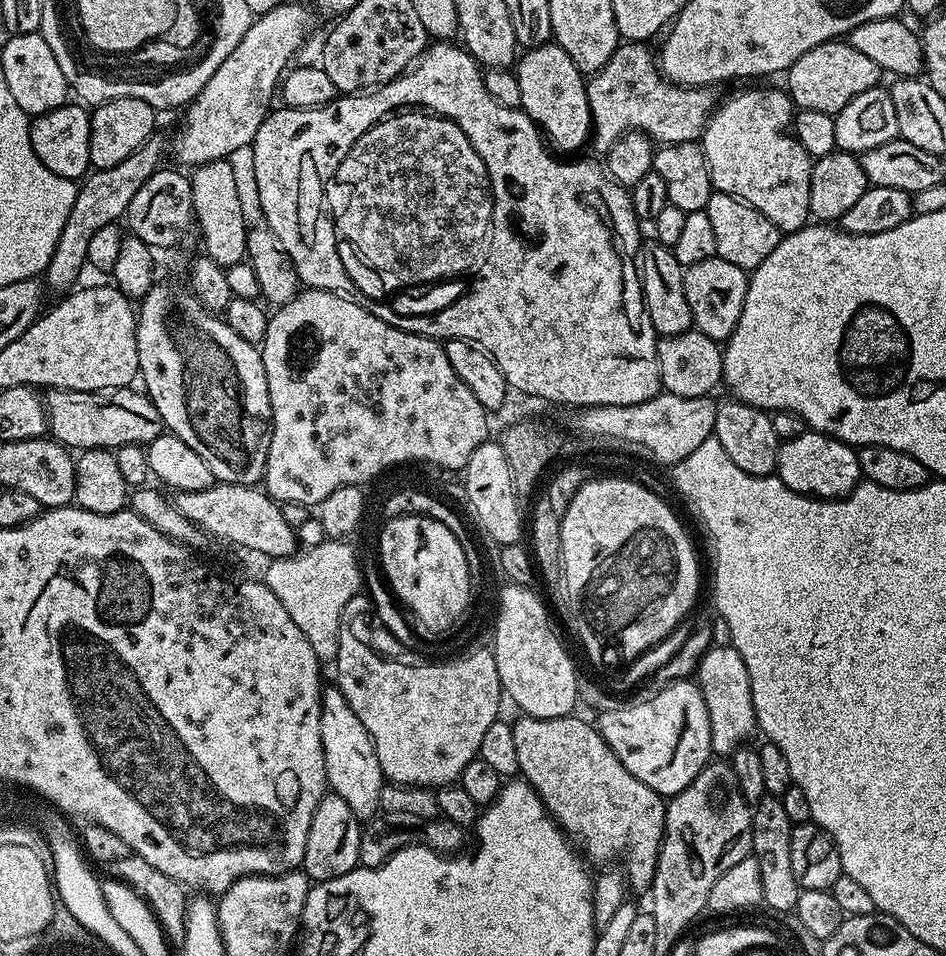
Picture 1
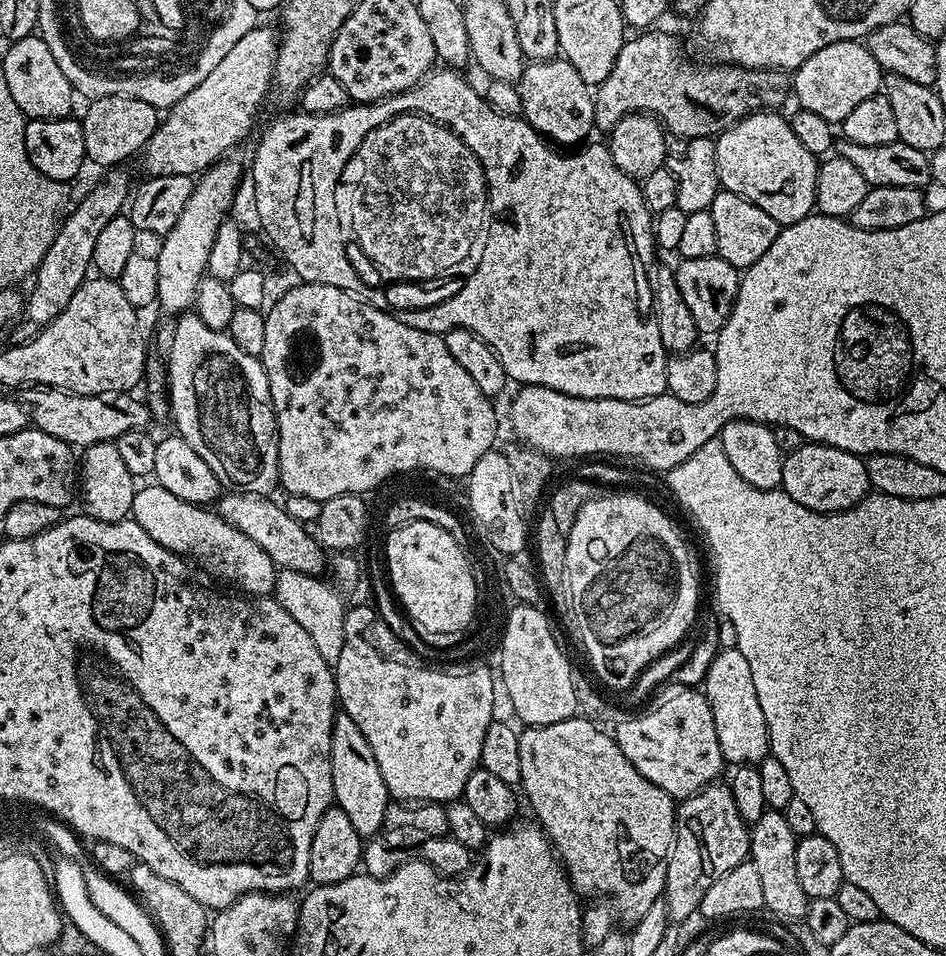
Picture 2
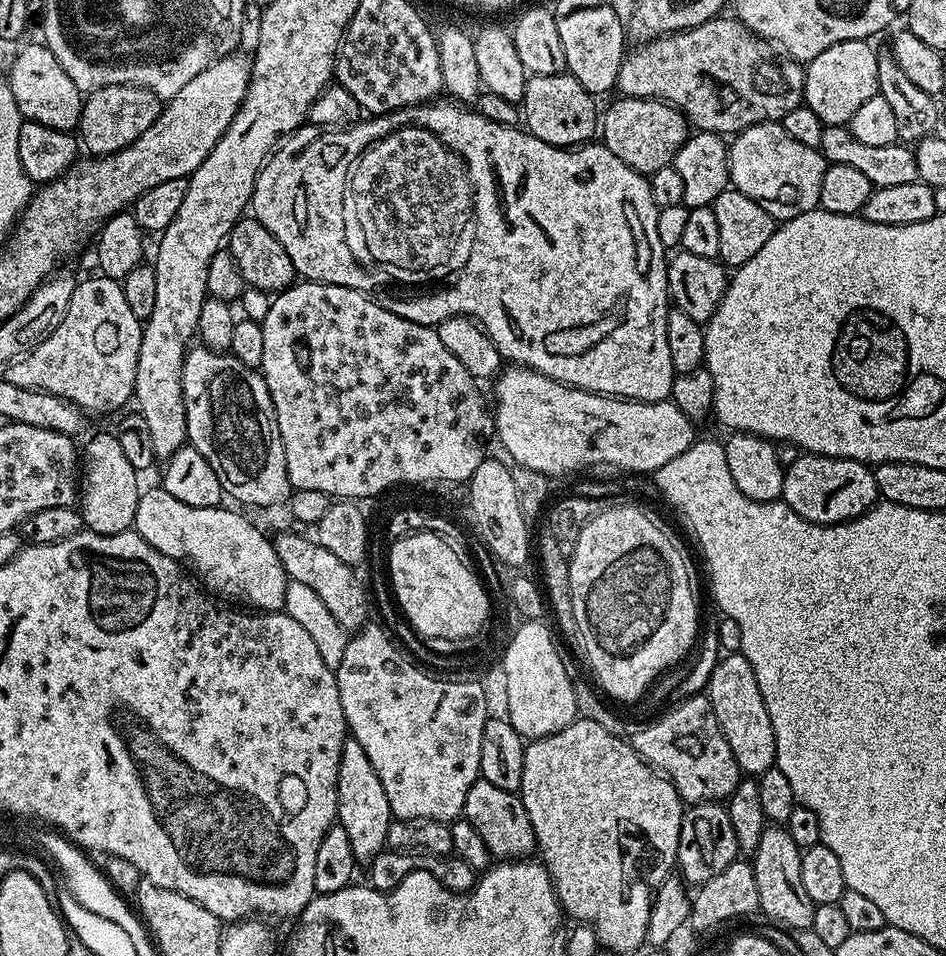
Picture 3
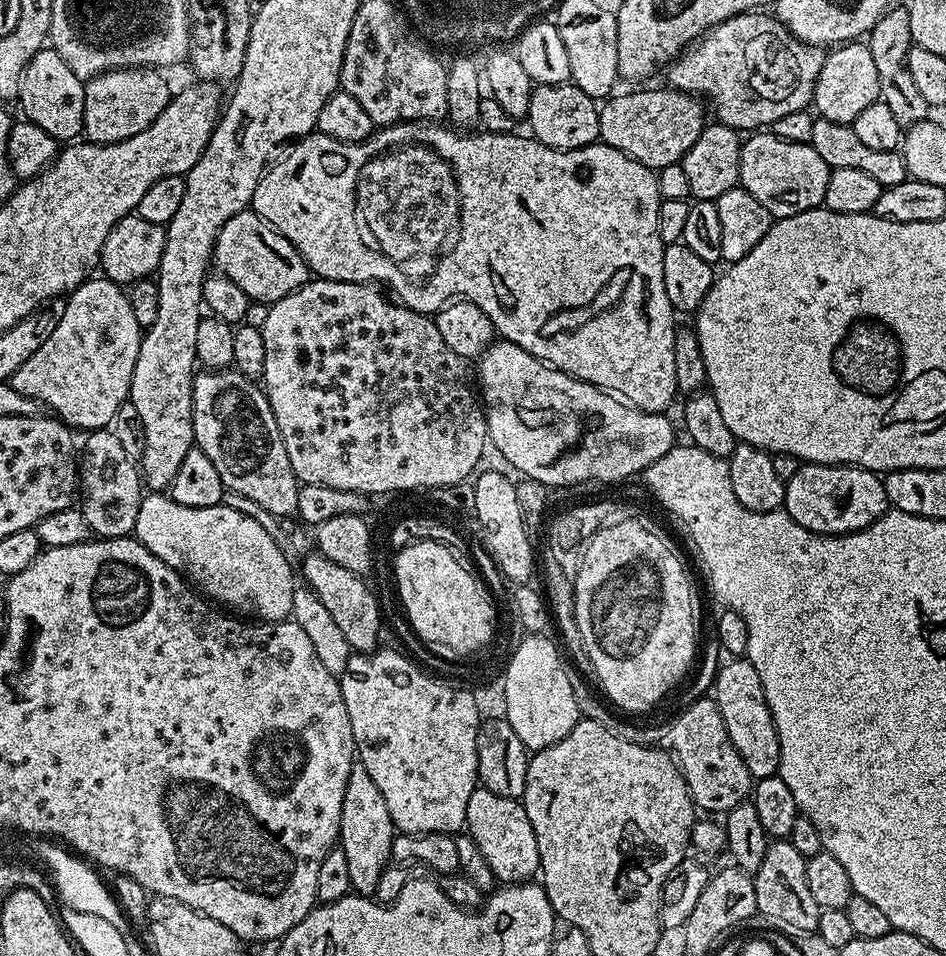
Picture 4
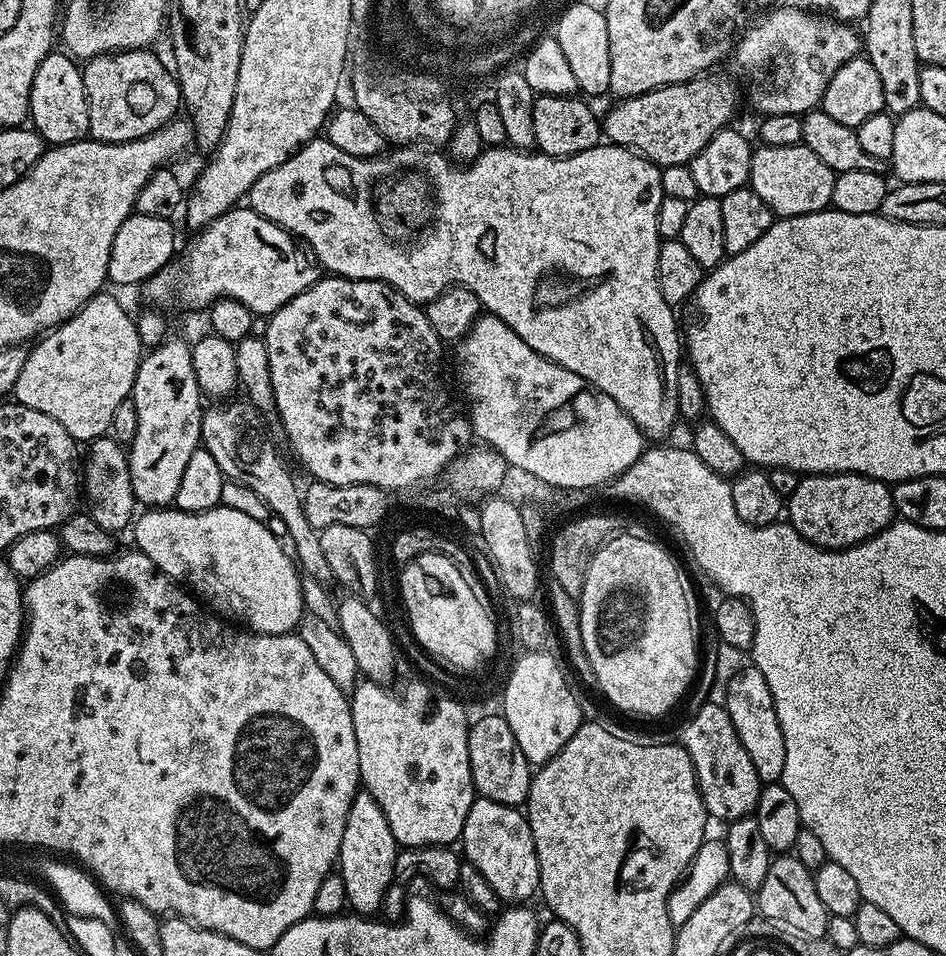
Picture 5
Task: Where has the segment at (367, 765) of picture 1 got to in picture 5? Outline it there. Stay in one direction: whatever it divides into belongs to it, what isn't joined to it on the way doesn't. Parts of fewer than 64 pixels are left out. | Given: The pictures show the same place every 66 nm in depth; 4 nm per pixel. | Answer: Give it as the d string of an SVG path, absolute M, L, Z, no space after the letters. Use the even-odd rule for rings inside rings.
M357 791L352 799L350 814L346 814L346 830L342 830L342 846L338 874L346 882L348 908L353 913L371 917L381 911L386 890L394 883L398 845L390 834L390 822L382 814L382 806L374 802L370 793Z

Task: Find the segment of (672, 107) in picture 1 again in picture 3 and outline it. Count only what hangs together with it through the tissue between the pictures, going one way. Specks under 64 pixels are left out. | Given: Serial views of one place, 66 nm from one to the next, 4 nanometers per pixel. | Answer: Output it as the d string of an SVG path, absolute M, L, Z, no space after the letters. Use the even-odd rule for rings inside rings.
M721 14L702 22L702 26L658 36L636 46L640 48L633 52L631 49L618 70L615 91L620 96L664 100L675 106L693 129L702 132L739 134L755 124L783 121L784 116L790 114L790 110L794 110L804 99L805 65L791 58L760 60L767 54L769 45L752 33L742 21L727 16Z

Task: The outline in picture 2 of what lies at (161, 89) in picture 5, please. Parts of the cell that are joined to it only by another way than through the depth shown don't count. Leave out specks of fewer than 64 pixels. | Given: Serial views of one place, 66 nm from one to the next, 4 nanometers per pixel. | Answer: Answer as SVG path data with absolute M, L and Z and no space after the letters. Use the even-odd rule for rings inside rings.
M124 96L99 97L87 105L80 120L82 138L86 142L86 157L107 170L123 165L132 155L139 153L152 137L158 123L158 111L154 106L136 98Z

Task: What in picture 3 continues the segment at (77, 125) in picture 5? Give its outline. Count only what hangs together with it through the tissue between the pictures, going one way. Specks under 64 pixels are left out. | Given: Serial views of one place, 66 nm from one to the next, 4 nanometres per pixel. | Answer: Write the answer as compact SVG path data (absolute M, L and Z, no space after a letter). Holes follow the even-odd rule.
M44 42L26 45L13 58L12 69L7 69L6 75L14 102L18 102L18 110L24 120L33 120L63 132L72 132L79 125L84 96Z

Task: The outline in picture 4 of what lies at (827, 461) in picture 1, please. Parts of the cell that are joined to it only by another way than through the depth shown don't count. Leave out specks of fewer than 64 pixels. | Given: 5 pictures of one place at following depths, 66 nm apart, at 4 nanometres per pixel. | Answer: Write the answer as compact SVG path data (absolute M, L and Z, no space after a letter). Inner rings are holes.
M801 463L792 478L784 485L783 511L794 518L796 527L817 532L823 536L845 536L862 530L882 518L889 511L883 479L865 468L854 468L850 464L805 464Z

